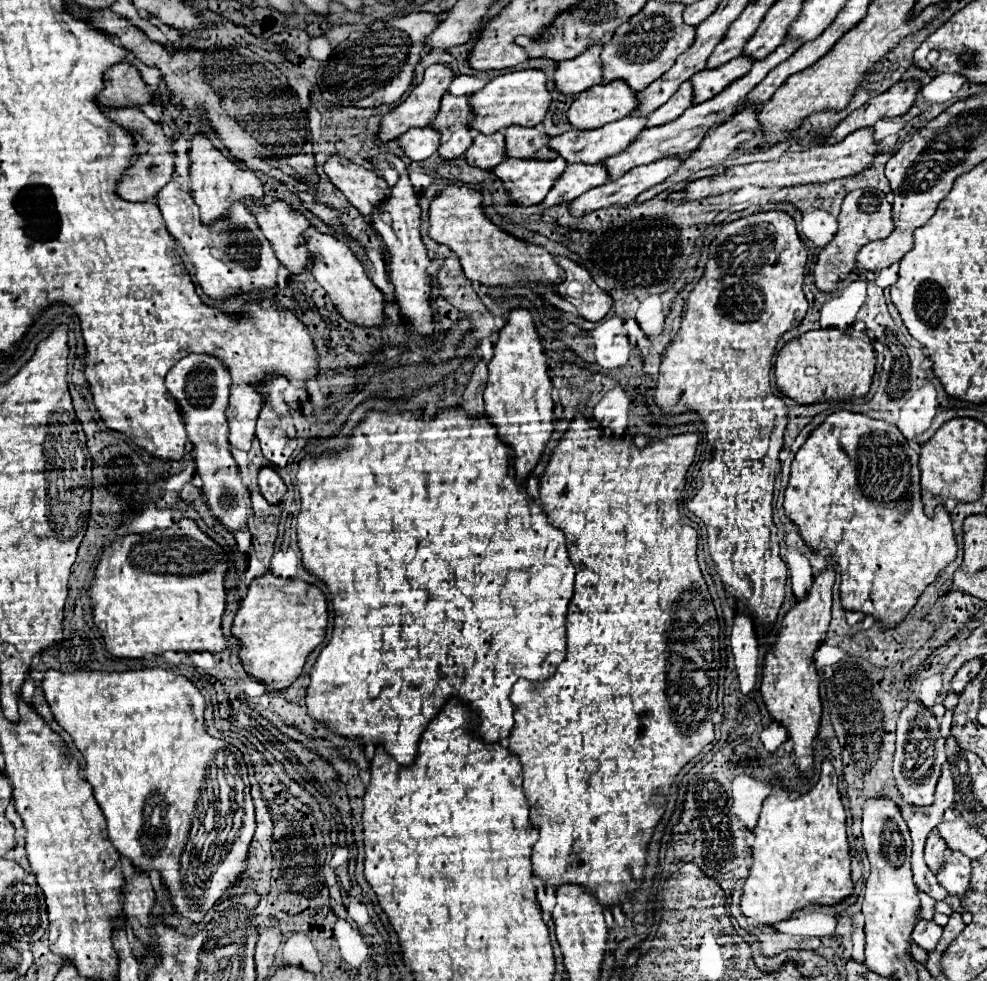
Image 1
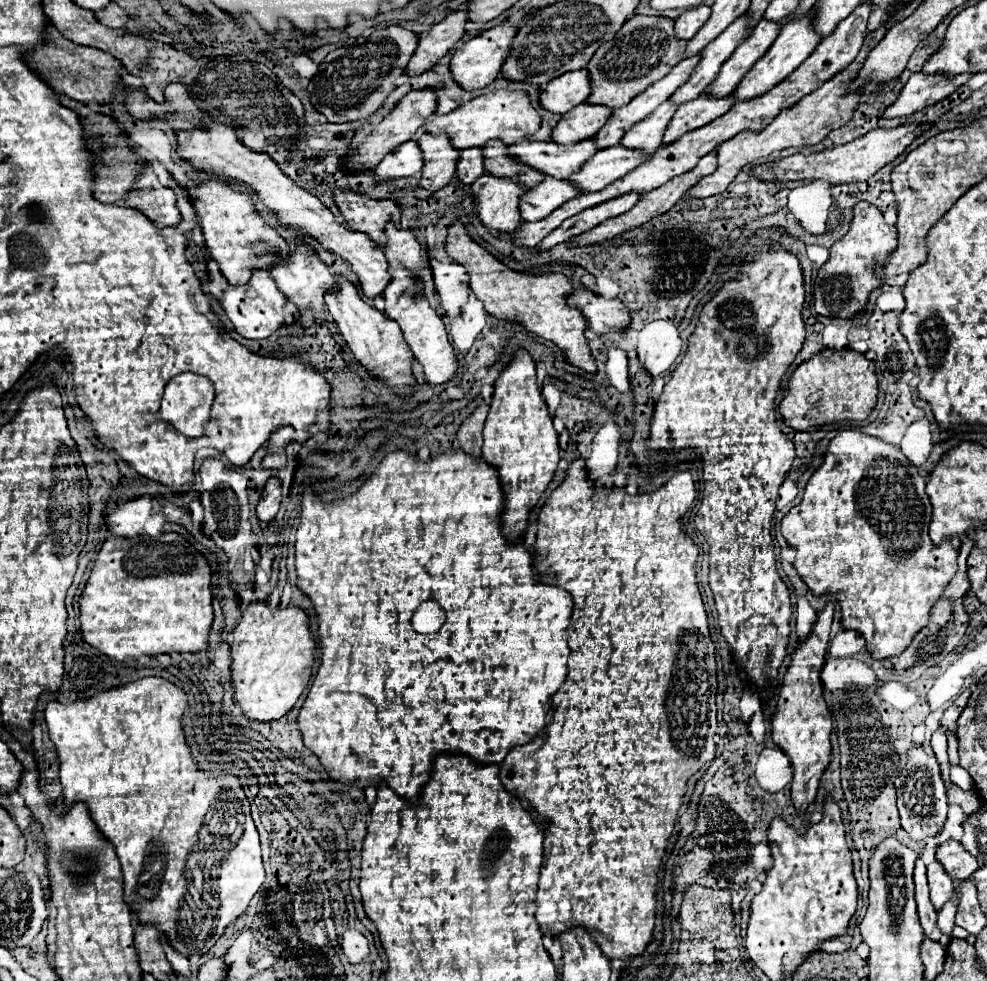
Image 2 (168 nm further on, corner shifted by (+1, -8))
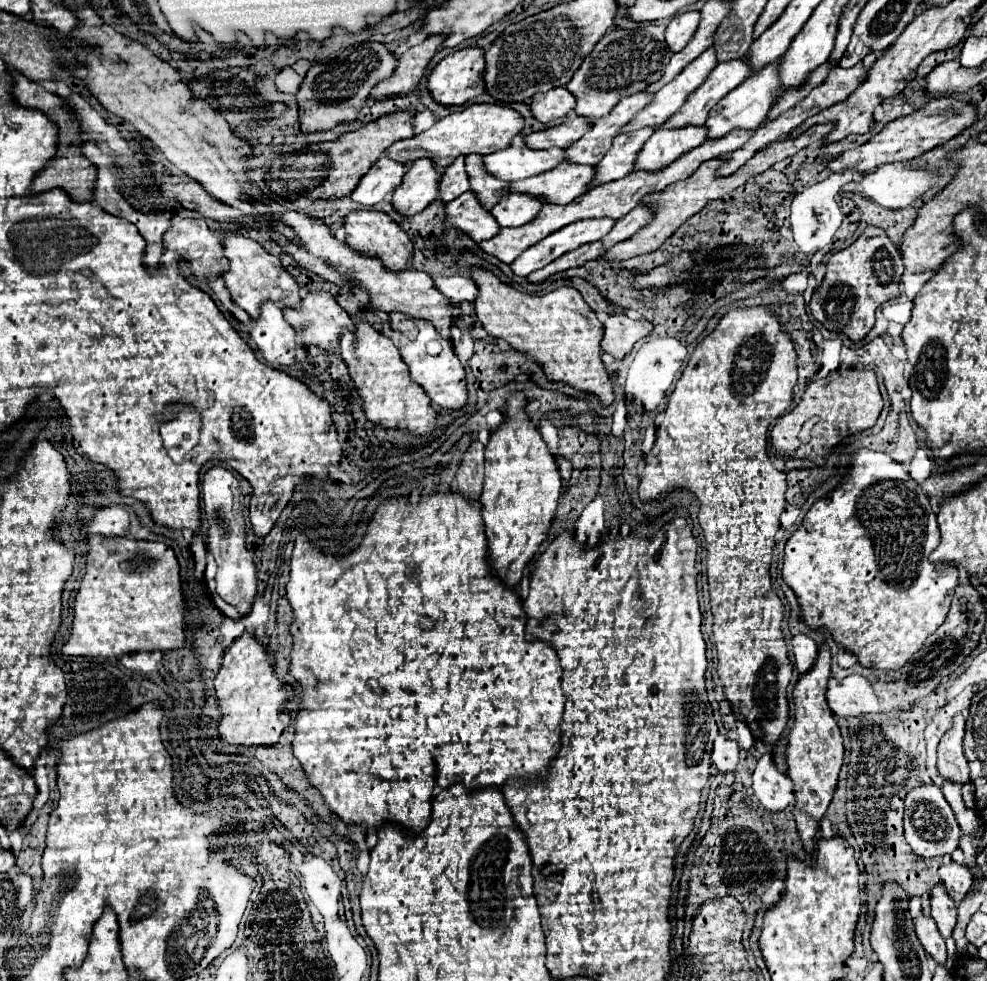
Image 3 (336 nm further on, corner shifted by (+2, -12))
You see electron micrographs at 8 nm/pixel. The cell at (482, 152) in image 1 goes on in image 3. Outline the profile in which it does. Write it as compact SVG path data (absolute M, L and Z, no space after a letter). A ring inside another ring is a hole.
M458 156L458 160L454 160L454 164L450 164L444 170L444 178L440 178L438 198L444 204L448 204L454 198L458 198L460 194L468 192L468 180L466 180L466 172L464 172L462 164L464 164L464 156Z

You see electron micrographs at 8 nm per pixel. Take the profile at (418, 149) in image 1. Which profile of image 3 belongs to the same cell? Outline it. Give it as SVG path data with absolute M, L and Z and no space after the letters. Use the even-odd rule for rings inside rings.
M382 156L358 182L358 186L352 190L350 198L362 206L374 206L382 200L388 200L402 182L402 176L406 172L404 164L394 164L394 160L386 160Z

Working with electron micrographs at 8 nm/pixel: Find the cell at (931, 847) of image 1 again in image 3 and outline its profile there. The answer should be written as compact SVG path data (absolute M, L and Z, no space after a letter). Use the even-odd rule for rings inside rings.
M942 884L934 886L930 906L932 906L932 918L936 920L936 926L942 934L942 938L950 938L952 930L956 926L956 904L954 904L954 900L950 900L946 896L946 890L942 888Z

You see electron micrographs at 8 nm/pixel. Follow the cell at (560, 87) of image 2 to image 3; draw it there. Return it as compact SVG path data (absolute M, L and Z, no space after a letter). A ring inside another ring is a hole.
M554 88L548 92L538 92L530 102L532 116L542 124L558 124L574 110L574 96L566 88Z

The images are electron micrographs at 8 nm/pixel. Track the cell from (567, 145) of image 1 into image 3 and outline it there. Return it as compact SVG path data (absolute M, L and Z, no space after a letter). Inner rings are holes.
M508 146L500 152L484 156L482 162L484 162L484 170L490 176L512 182L554 168L556 164L564 162L564 152L558 148L532 150L524 146Z

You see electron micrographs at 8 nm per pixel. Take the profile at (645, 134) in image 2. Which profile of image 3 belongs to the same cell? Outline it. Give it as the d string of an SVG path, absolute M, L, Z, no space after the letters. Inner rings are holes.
M642 128L630 134L618 134L612 140L612 148L606 152L602 162L594 166L594 180L590 186L600 186L622 176L628 176L634 168L634 156L640 152L642 144L652 136L652 128Z

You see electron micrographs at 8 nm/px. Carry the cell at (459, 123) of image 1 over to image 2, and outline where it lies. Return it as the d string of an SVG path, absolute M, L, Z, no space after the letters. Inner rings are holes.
M423 132L417 142L423 150L423 160L425 160L419 186L425 188L429 194L433 194L455 176L461 150L457 150L451 144L447 134L433 136L429 132Z

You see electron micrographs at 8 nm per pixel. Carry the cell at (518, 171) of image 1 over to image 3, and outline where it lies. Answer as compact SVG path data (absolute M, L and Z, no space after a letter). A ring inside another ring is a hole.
M466 192L446 204L444 210L446 216L446 228L458 228L472 240L490 240L490 236L496 236L500 230L490 212L480 208L478 200L474 200L472 192Z

